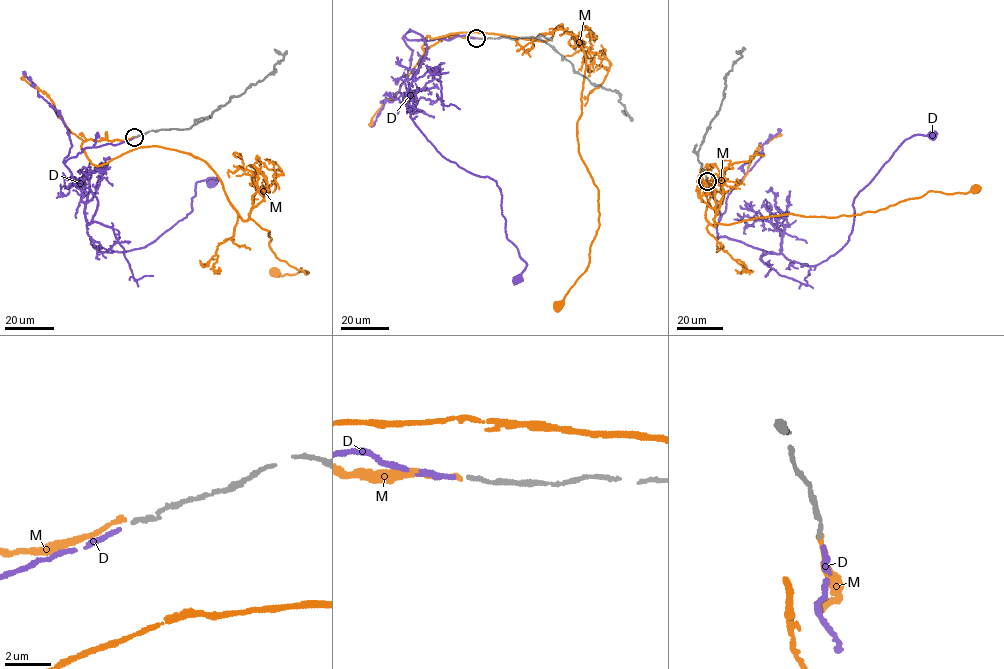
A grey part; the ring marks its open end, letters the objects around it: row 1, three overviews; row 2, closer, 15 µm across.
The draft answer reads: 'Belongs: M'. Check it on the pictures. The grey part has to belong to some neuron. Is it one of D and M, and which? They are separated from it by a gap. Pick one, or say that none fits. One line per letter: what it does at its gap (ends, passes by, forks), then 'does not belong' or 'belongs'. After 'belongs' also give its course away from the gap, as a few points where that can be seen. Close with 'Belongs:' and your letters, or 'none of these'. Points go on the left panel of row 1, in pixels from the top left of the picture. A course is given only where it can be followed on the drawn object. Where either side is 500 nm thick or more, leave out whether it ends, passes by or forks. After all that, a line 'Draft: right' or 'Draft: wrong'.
D: it ends | belongs | via (133, 138), (66, 161), (96, 197), (86, 225), (98, 251), (153, 242), (191, 212), (198, 181), (211, 182)
M: it ends | does not belong
Belongs: D
Draft: wrong

